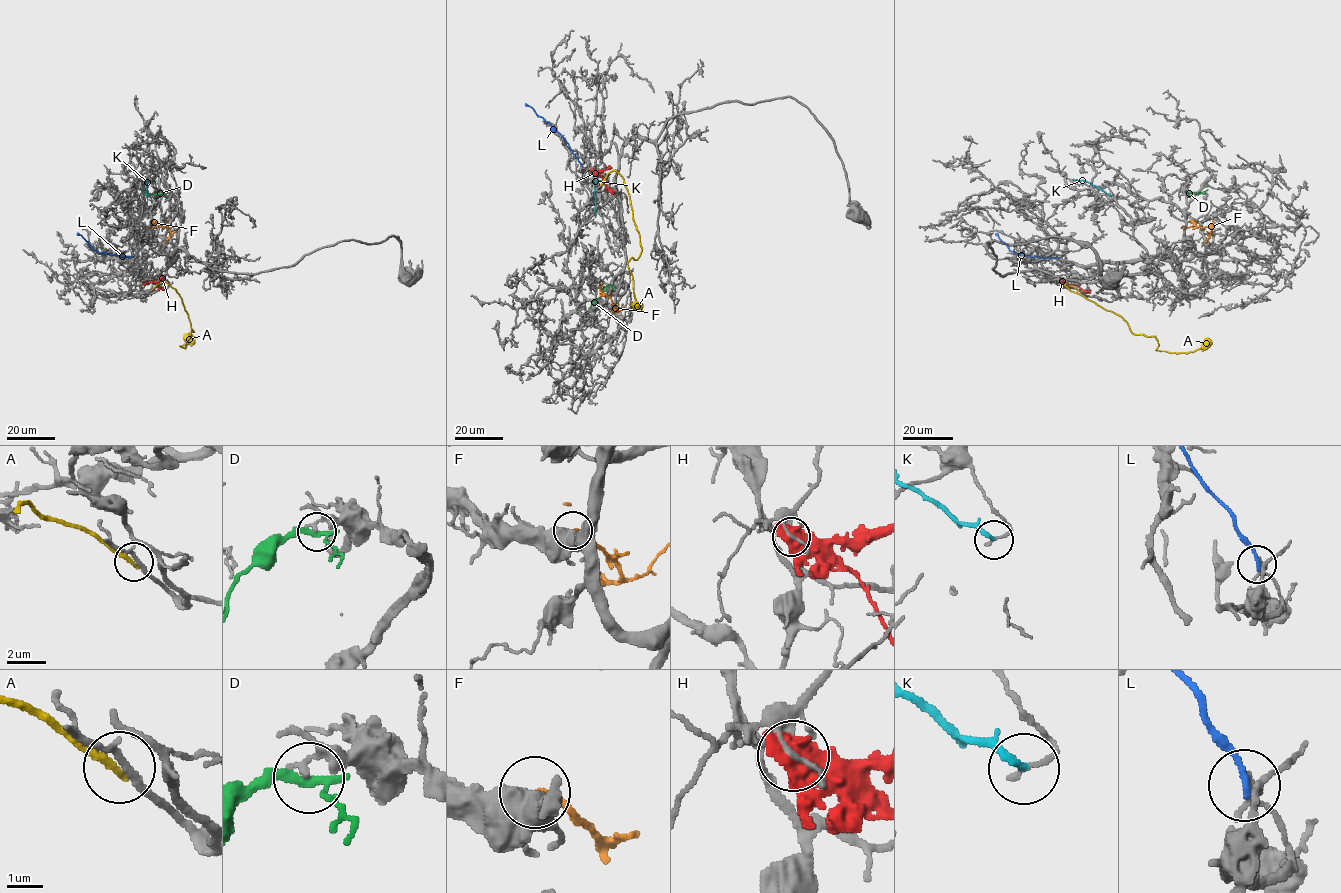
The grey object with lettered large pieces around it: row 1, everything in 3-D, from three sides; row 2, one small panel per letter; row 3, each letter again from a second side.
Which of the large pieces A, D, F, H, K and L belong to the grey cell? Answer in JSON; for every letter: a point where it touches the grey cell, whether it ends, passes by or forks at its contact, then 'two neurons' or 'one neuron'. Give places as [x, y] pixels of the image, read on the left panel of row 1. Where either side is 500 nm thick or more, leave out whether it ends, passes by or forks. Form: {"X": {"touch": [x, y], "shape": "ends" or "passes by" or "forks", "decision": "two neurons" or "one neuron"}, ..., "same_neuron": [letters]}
{"A": {"touch": [153, 288], "shape": "ends", "decision": "two neurons"}, "D": {"touch": [164, 193], "shape": "passes by", "decision": "two neurons"}, "F": {"touch": [164, 242], "shape": "ends", "decision": "one neuron"}, "H": {"touch": [144, 283], "decision": "two neurons"}, "K": {"touch": [147, 197], "shape": "ends", "decision": "two neurons"}, "L": {"touch": [133, 256], "shape": "ends", "decision": "two neurons"}, "same_neuron": ["F"]}

